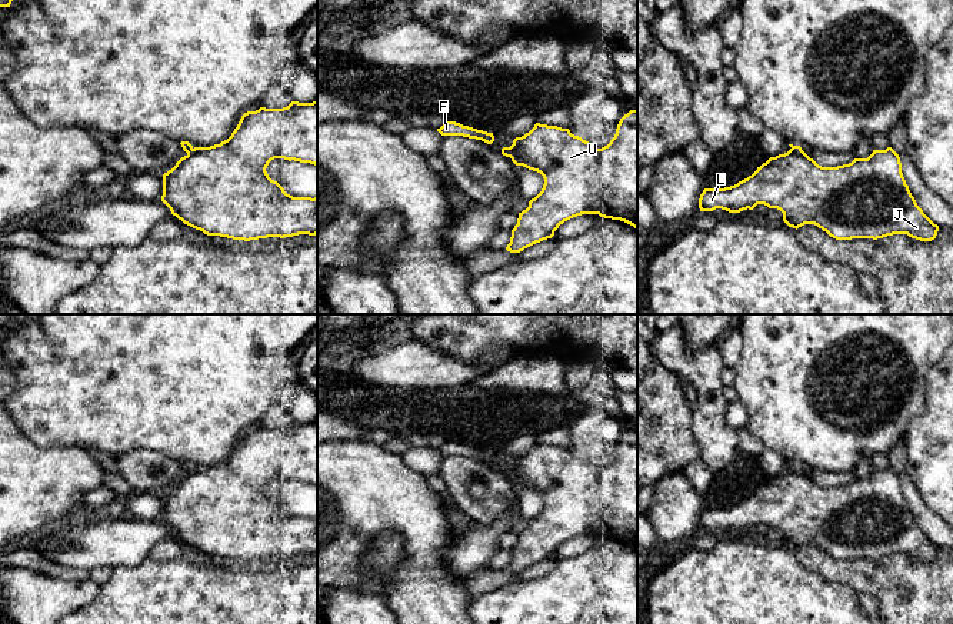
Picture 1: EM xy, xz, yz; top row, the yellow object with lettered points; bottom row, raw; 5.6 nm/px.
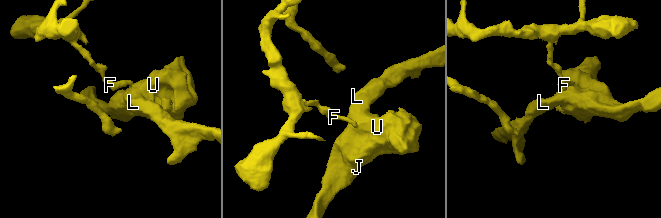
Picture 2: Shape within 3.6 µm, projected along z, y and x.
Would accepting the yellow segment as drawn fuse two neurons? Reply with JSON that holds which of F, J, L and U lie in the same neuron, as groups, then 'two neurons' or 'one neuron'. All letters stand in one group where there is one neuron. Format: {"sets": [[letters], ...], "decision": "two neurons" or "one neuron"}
{"sets": [["F"], ["J", "L", "U"]], "decision": "two neurons"}

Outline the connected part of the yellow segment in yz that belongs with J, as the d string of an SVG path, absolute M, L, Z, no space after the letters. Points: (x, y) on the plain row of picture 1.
M887 467L873 470L867 478L849 484L822 487L802 468L770 477L747 498L724 508L704 508L699 518L700 531L716 528L729 533L753 530L757 524L777 528L783 541L793 548L814 544L836 560L883 558L907 554L920 561L936 558L939 545L917 525L902 493L899 474Z

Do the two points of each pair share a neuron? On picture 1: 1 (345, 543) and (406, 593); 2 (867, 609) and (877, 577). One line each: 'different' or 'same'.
1: same
2: different

